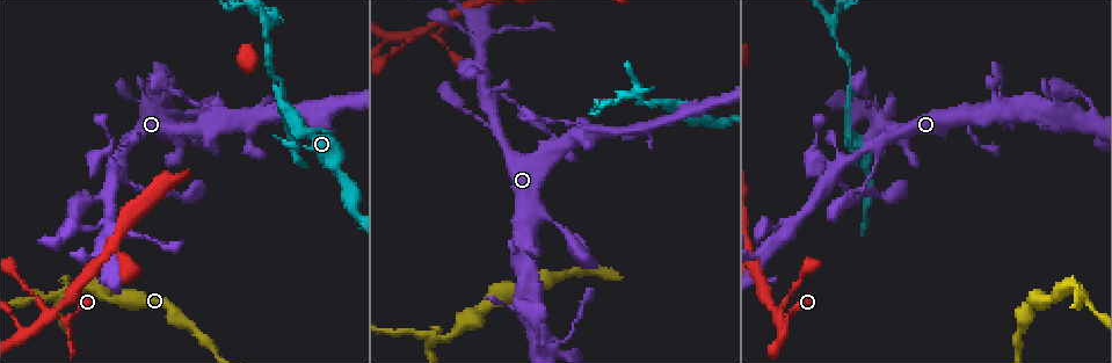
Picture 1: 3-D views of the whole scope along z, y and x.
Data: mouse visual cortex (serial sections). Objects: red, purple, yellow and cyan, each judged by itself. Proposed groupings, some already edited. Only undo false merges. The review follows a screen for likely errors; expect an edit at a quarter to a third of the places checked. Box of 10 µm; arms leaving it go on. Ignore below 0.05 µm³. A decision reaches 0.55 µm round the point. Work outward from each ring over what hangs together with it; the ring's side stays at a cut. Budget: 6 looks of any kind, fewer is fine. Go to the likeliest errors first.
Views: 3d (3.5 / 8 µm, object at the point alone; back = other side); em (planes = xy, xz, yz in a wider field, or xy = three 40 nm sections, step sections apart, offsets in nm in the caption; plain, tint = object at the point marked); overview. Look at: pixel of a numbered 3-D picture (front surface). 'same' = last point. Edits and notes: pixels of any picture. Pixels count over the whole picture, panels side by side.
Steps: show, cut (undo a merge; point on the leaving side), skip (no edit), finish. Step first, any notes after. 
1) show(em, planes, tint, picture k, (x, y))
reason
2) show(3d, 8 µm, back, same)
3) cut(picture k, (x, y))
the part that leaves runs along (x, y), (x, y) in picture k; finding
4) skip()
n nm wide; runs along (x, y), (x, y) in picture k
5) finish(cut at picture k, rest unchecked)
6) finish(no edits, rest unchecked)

show(3d, 3.5 µm, picture 1, (776, 316))
sharp bend

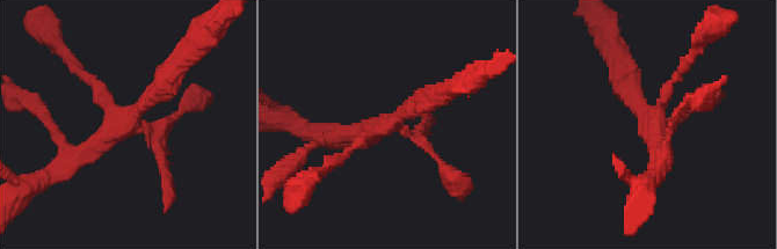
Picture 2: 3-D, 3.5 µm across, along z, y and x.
show(em, xy, step 5, tint, picture 2, (393, 120))
4 arms; arms of 150, 200, 300, 300 nm; now the EM

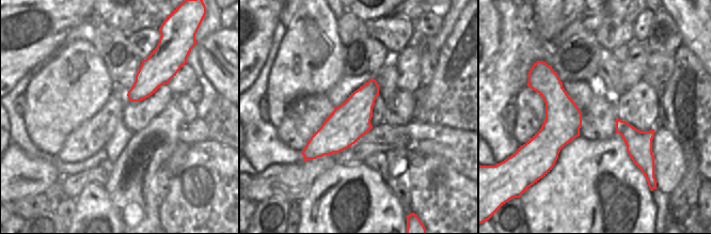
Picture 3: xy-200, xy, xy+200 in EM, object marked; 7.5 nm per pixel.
show(em, xy, step 3, tint, same)

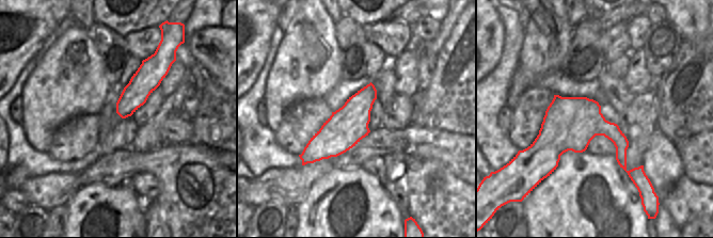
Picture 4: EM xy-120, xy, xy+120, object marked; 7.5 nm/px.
skip()
runs along (370, 86), (358, 108), (304, 161) in picture 4; continuous, no second cell

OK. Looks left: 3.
show(3d, 3.5 µm, picture 1, (1086, 300))
a fork

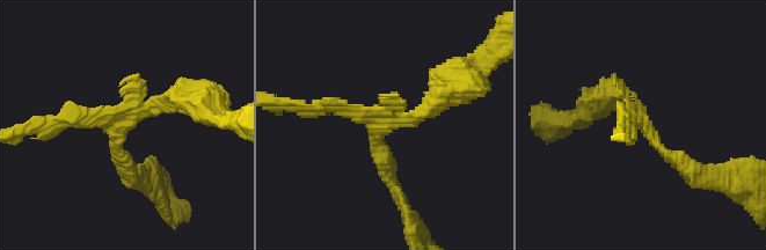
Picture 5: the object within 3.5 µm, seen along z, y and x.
show(em, planes, tint, picture 5, (644, 124))
now the EM

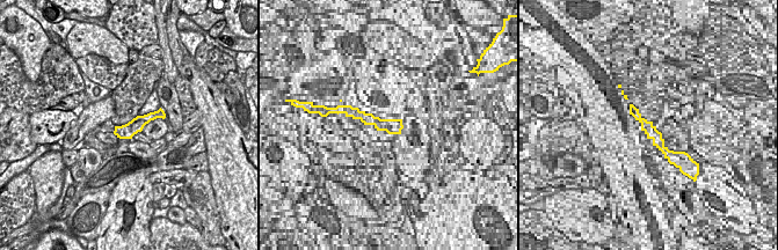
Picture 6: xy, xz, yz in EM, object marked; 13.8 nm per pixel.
skip()
220 nm wide; runs along (189, 96), (124, 124), (50, 124) in picture 5; continuous, no second cell

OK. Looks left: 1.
finish(no edits, rest unchecked)

